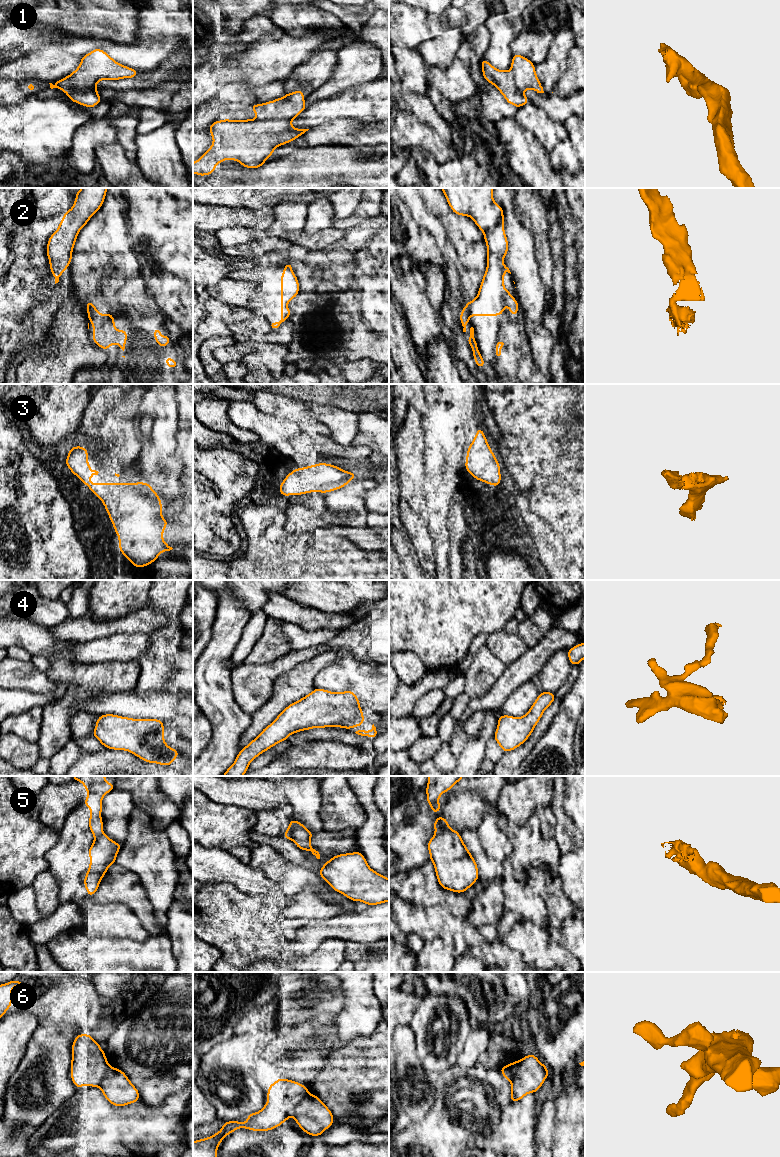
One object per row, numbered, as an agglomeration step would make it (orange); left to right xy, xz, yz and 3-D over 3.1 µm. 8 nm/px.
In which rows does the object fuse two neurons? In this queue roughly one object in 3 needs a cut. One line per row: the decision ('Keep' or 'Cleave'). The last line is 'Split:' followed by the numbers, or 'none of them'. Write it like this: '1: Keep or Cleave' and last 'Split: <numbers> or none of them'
1: Keep
2: Cleave
3: Keep
4: Keep
5: Cleave
6: Cleave
Split: 2, 5, 6

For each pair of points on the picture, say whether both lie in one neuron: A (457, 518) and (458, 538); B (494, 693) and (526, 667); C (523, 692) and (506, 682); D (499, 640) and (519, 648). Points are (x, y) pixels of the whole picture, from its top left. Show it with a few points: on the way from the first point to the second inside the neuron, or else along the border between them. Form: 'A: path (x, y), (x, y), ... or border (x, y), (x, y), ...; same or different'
A: path (457, 523), (457, 533); same
B: path (502, 688), (518, 672); same
C: border (531, 679), (518, 686), (510, 694), (502, 707); different
D: path (504, 645), (506, 647), (514, 647); same

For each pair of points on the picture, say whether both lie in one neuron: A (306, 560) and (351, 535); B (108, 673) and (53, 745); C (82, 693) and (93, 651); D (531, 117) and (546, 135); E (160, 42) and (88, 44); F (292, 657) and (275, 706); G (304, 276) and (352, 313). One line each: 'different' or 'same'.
A: different
B: same
C: different
D: same
E: same
F: different
G: same

